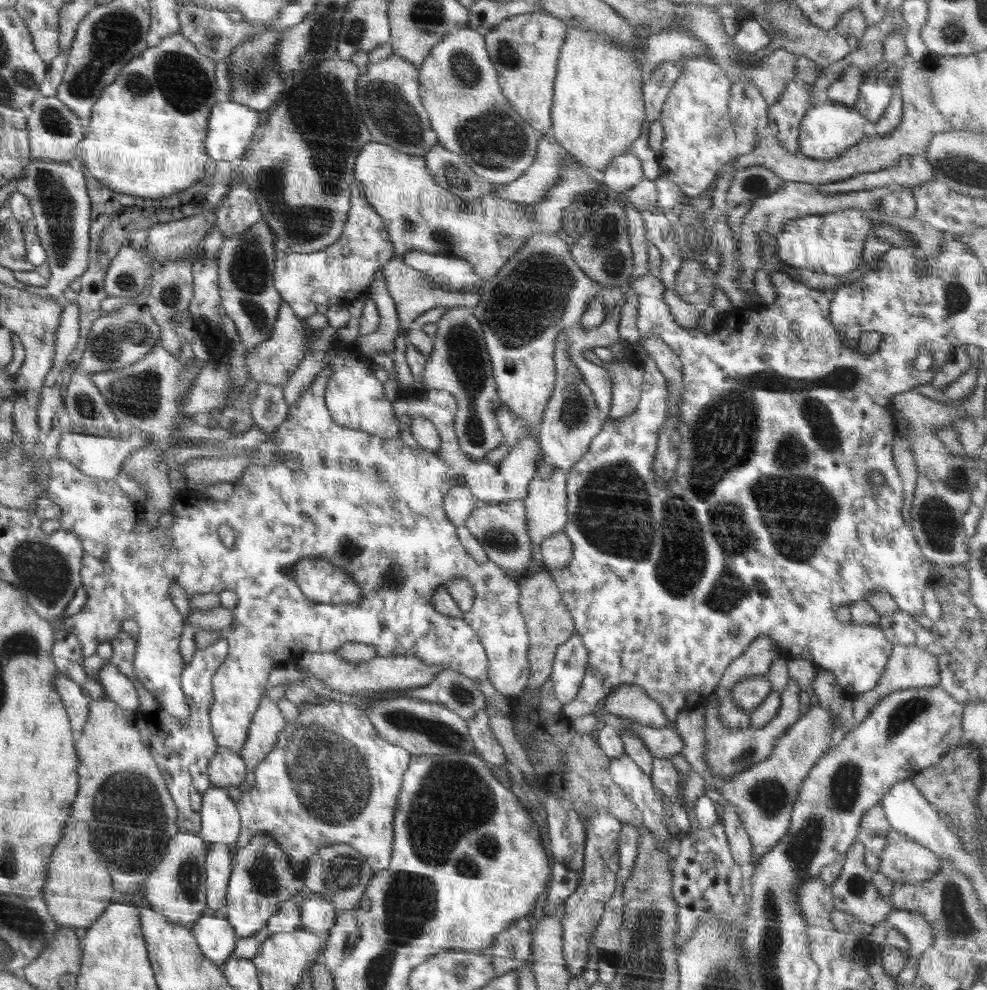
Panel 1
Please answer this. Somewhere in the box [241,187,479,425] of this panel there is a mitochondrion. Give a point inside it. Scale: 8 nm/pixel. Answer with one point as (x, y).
(443, 237)

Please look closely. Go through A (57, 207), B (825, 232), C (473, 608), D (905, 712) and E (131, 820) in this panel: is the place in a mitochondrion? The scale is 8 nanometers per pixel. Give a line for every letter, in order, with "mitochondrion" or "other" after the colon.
A: mitochondrion
B: other
C: other
D: mitochondrion
E: mitochondrion

